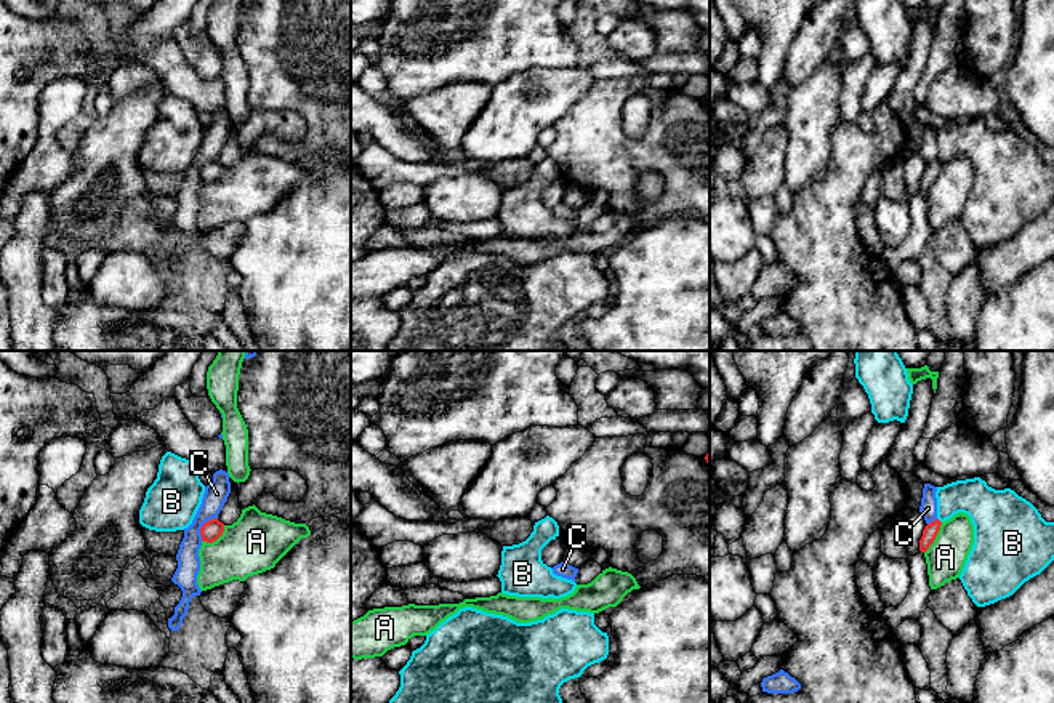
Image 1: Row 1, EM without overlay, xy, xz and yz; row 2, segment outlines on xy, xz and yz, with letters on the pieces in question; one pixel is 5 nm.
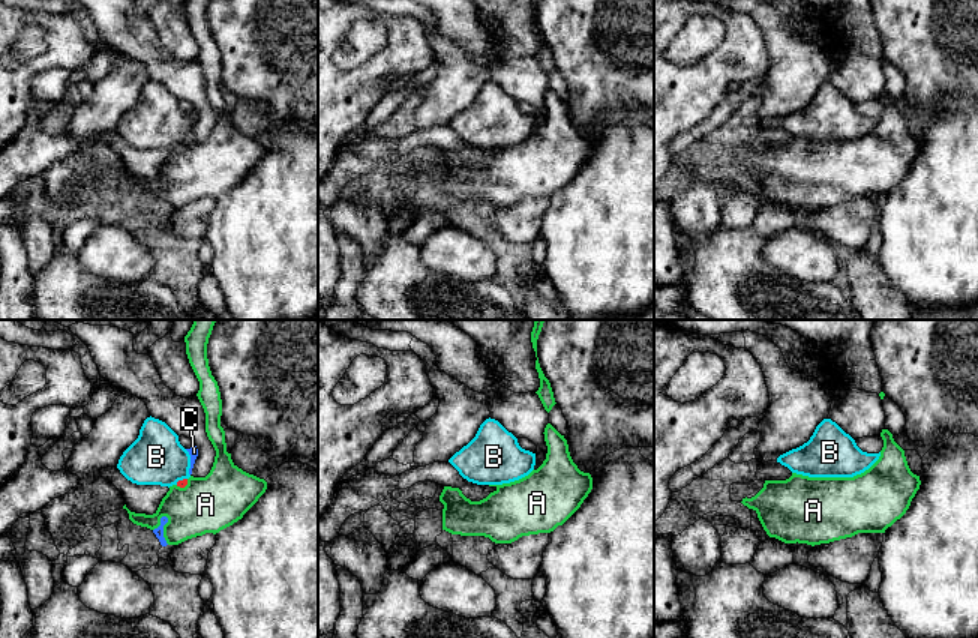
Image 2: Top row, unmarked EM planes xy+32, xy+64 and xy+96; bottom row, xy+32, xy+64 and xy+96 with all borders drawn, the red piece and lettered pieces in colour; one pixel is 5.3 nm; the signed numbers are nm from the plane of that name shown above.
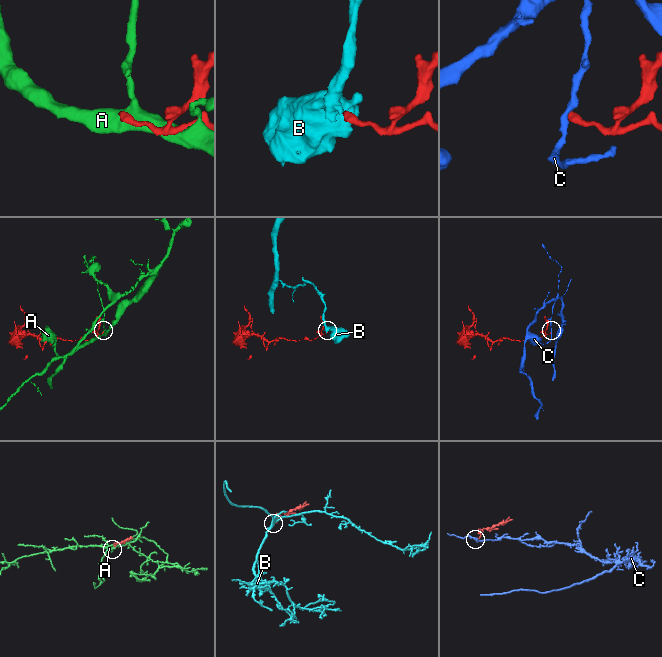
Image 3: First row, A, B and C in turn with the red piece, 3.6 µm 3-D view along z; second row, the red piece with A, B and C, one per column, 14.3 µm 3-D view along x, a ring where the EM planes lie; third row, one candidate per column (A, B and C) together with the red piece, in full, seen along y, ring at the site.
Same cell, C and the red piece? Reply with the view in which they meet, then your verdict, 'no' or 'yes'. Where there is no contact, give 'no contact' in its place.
meets red in xy; no

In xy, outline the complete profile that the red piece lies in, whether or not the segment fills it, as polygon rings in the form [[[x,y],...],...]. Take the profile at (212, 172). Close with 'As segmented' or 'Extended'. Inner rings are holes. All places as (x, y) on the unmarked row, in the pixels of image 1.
[[[211,160],[205,163],[200,170],[202,183],[213,184],[216,183],[224,173],[224,165],[218,160]]]. As segmented

